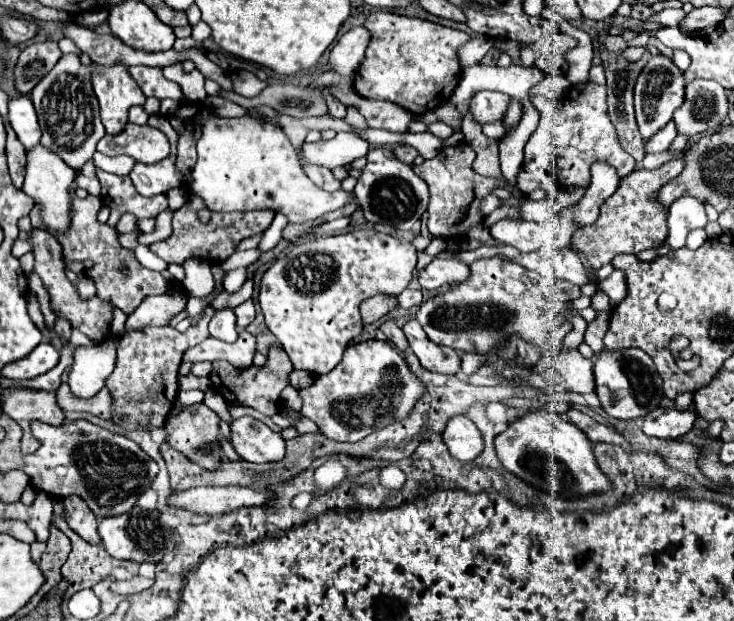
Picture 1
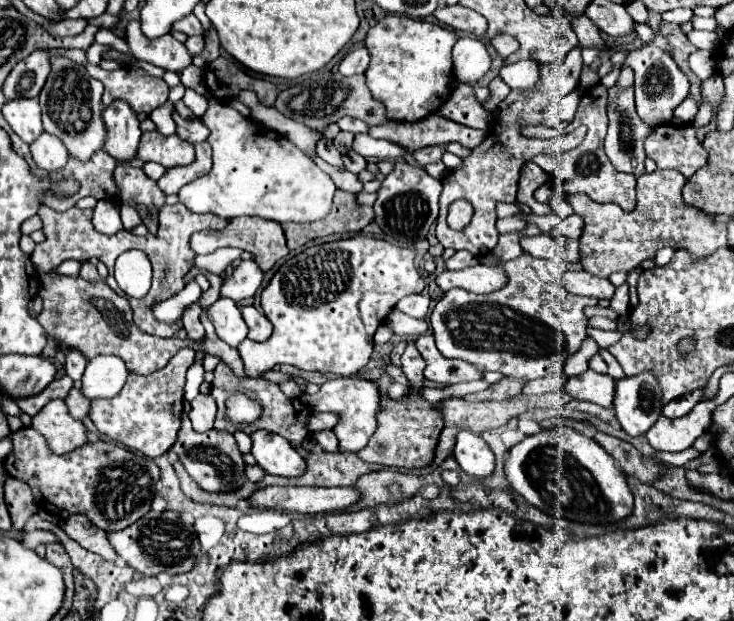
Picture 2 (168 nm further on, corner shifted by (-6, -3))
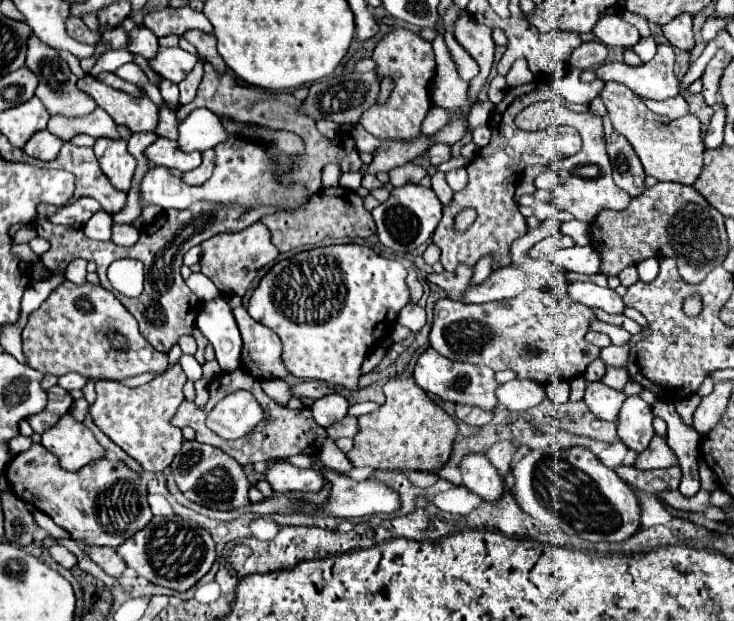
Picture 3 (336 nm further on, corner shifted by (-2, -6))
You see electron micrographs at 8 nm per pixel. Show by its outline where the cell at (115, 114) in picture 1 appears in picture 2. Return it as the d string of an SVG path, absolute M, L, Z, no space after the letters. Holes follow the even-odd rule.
M113 102L103 112L103 122L107 130L105 152L117 162L129 162L137 156L137 146L141 140L137 114L125 102Z

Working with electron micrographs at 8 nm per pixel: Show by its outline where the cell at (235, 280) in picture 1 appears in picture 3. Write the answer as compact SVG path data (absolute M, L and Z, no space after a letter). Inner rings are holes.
M225 299L207 301L197 315L197 327L213 345L221 371L229 373L241 365L241 333Z

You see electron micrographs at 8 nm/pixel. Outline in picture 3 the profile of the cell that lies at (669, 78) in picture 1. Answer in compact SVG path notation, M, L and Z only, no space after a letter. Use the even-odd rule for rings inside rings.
M657 45L655 57L639 67L625 65L623 61L603 63L597 69L601 81L617 81L631 87L639 97L663 101L679 95L679 81L673 73L675 53L671 45Z

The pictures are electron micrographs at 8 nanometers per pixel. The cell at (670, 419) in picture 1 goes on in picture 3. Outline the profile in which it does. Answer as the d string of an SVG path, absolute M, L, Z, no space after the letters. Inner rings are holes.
M655 435L651 439L649 447L639 455L635 463L637 469L661 469L671 465L679 465L679 459L673 453L673 449L667 445L667 439L661 435Z

